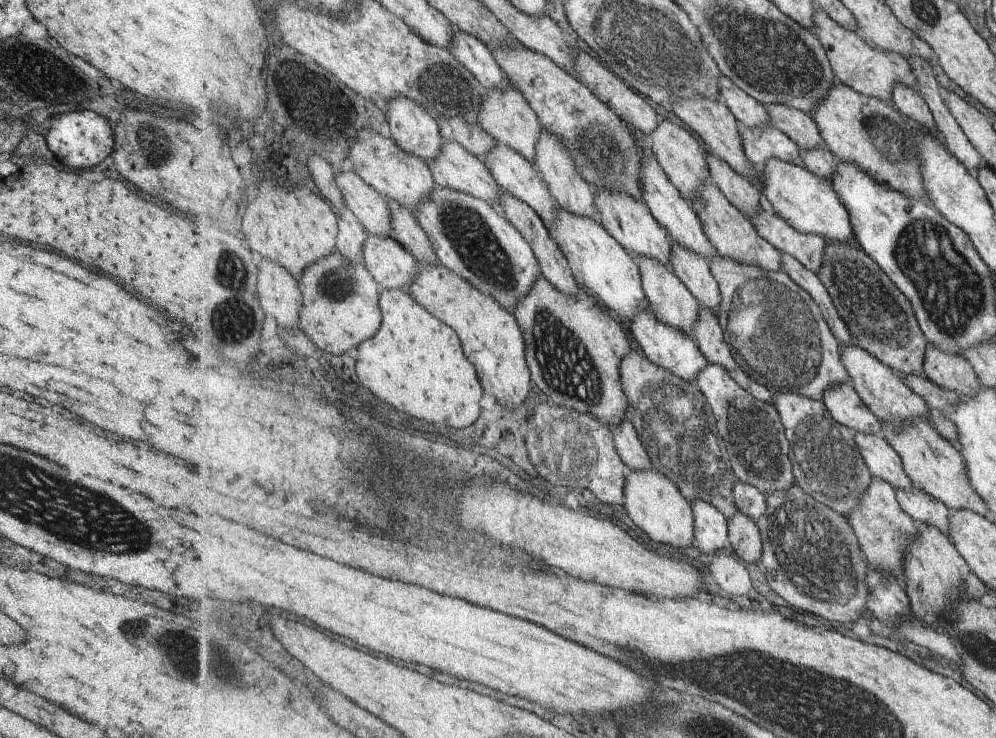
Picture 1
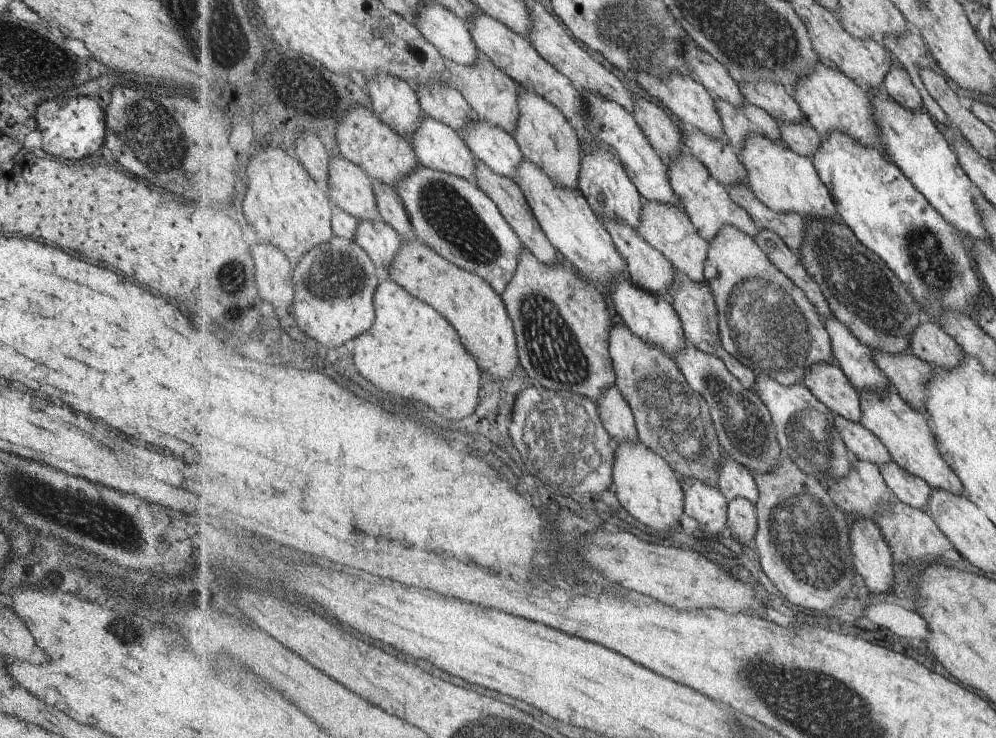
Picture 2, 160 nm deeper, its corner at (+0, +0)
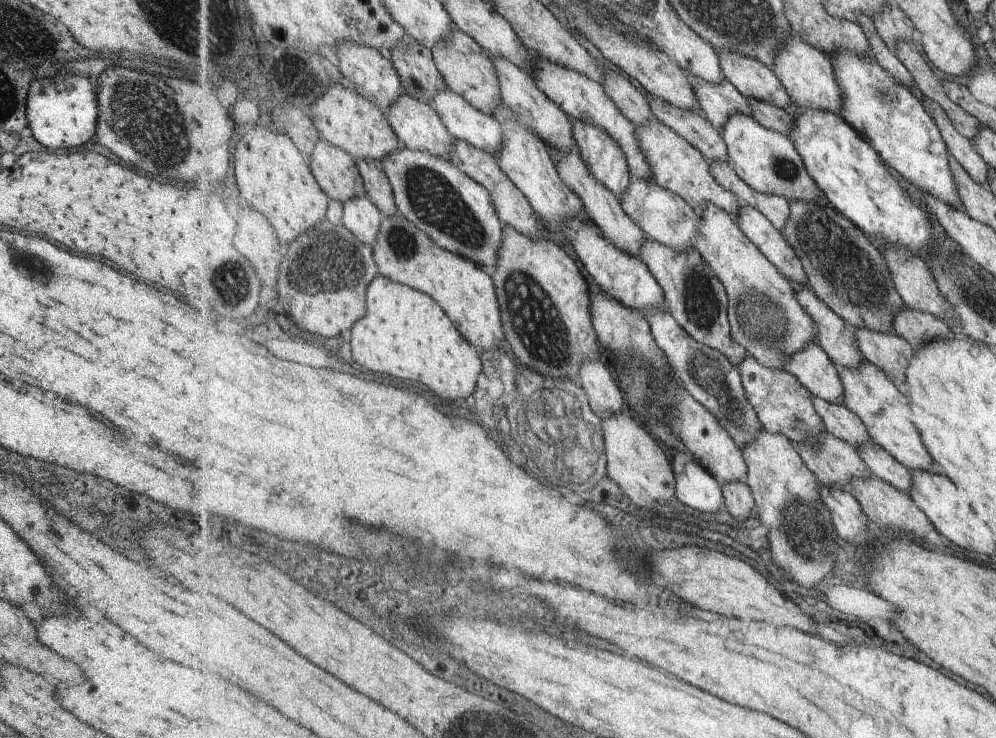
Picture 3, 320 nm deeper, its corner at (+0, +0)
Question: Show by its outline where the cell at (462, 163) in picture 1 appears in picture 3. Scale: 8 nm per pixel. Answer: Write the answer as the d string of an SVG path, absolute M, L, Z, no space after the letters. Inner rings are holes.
M404 91L384 112L393 130L397 133L397 136L403 144L415 150L429 151L438 157L451 159L456 138L450 133L441 115L435 109L434 104L413 98L413 96Z

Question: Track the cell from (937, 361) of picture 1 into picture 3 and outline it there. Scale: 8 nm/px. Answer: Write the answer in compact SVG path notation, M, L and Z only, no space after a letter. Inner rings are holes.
M905 306L894 314L895 332L907 339L915 350L924 347L929 341L939 337L953 337L957 334L943 319L933 313Z

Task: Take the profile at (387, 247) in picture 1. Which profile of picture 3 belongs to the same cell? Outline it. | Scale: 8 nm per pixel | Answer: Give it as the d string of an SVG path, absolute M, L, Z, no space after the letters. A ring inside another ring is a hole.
M367 194L347 200L344 206L343 224L361 241L374 246L384 214Z

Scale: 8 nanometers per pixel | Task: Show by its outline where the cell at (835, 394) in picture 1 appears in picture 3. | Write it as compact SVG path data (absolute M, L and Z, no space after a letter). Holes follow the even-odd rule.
M811 341L805 350L801 349L790 360L787 359L784 368L791 370L811 394L832 403L844 404L839 368L817 341Z

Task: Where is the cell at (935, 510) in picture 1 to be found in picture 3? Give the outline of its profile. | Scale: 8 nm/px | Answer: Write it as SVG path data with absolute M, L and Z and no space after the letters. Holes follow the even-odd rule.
M874 440L860 444L856 451L868 464L868 467L879 478L886 480L890 485L910 494L912 486L912 472L901 464L883 446Z

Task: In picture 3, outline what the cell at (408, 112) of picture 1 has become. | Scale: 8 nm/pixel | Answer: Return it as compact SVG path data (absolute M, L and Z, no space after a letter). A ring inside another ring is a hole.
M343 41L334 52L340 64L338 72L341 76L353 83L359 94L371 99L371 102L377 103L383 110L387 110L404 92L395 65L376 46L357 41Z

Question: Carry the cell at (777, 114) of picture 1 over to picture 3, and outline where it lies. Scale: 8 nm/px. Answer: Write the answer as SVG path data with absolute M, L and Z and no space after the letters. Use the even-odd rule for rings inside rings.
M721 49L719 56L724 76L743 96L754 96L785 110L793 104L788 90L764 62L729 49Z

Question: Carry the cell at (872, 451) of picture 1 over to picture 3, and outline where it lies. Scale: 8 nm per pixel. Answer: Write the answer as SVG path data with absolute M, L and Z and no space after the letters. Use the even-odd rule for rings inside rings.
M811 394L810 399L816 412L824 420L826 430L836 437L846 440L855 448L871 441L870 432L863 419L843 403L832 403Z

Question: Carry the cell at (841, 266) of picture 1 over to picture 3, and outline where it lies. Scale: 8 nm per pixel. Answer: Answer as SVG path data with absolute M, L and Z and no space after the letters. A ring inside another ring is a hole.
M793 201L791 219L787 221L783 233L802 259L808 276L809 286L822 298L842 319L853 328L869 327L871 330L888 333L894 332L894 314L906 306L902 296L897 292L887 261L883 253L871 242L864 230L857 226L847 215L841 214L833 204L819 206L815 202Z

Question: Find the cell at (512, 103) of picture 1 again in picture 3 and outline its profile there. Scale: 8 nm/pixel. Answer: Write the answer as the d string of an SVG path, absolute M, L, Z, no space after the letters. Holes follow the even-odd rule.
M455 27L432 48L432 53L437 68L443 73L449 88L462 94L474 107L492 116L503 101L502 88L494 62L477 39Z

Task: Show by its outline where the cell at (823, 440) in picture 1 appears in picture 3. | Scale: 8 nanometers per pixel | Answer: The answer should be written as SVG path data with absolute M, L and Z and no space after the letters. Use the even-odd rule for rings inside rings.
M747 354L741 364L737 364L741 374L743 390L747 400L757 412L757 418L767 432L786 434L795 447L803 442L819 442L822 434L827 431L824 420L816 412L810 399L811 392L796 376L787 369L770 369L759 362L756 356Z

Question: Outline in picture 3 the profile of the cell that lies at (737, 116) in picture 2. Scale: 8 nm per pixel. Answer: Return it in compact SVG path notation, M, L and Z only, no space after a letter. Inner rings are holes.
M689 70L684 73L693 85L702 113L719 131L724 131L725 123L732 114L745 113L752 116L748 98L726 77L720 83L712 83L695 76Z

